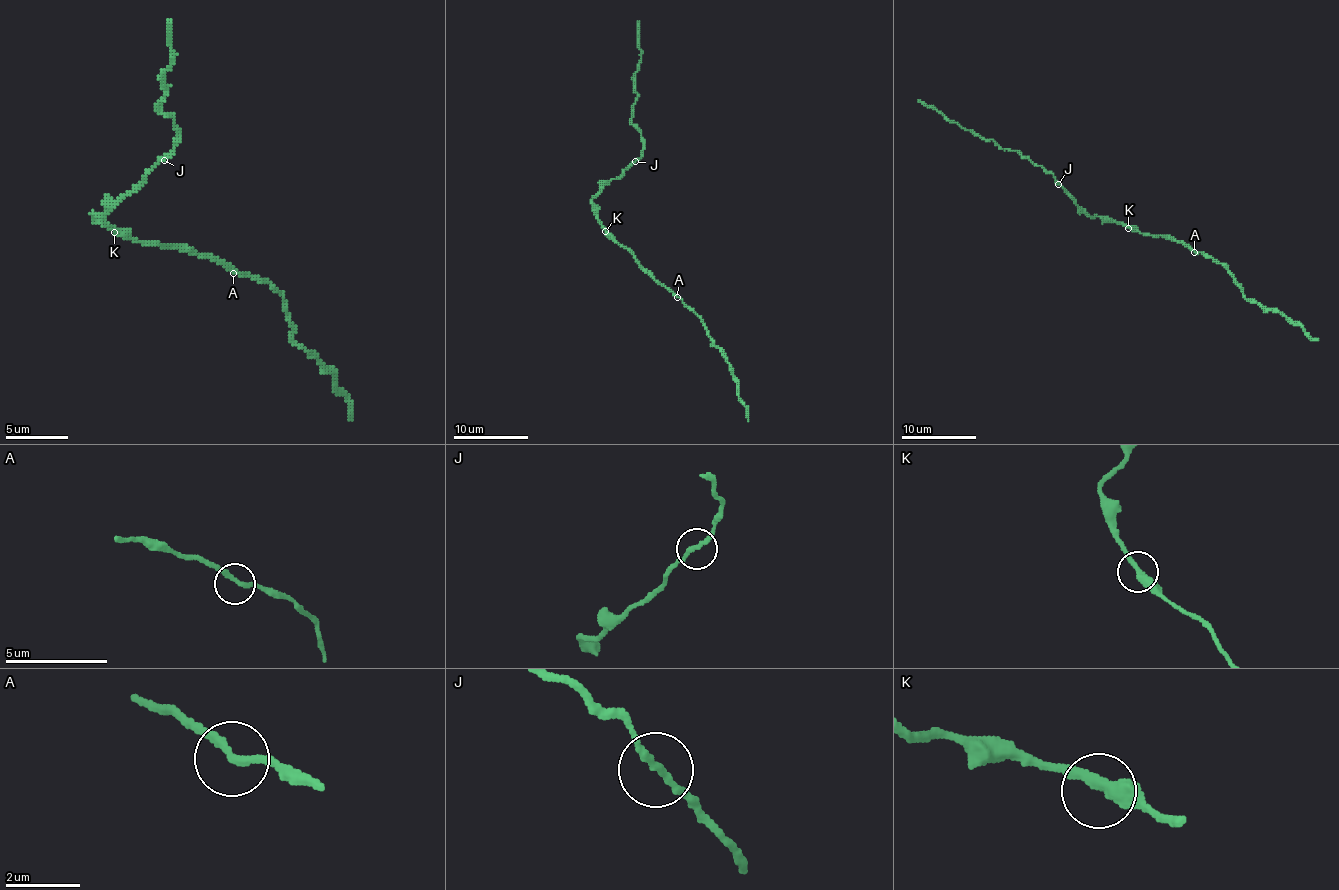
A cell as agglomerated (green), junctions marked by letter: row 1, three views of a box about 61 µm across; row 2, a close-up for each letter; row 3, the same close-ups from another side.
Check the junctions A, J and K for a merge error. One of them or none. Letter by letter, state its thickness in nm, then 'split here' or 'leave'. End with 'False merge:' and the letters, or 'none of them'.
A: calibre 200 nm; leave
J: calibre 180 nm; leave
K: calibre 360 nm; leave
False merge: none of them

